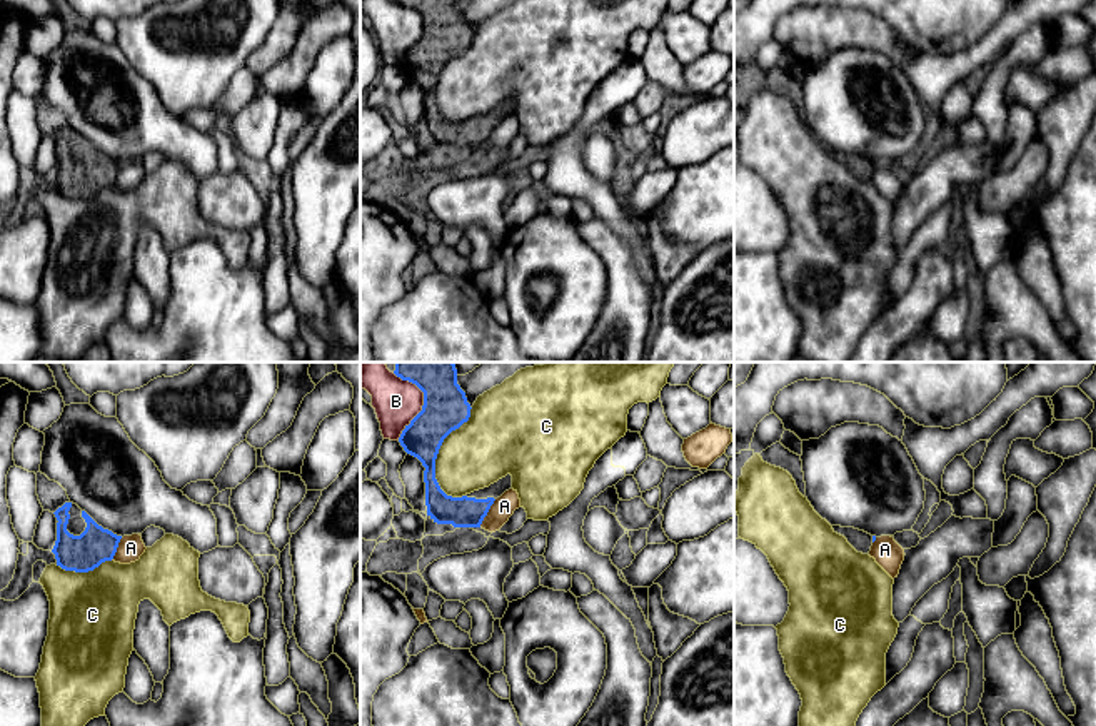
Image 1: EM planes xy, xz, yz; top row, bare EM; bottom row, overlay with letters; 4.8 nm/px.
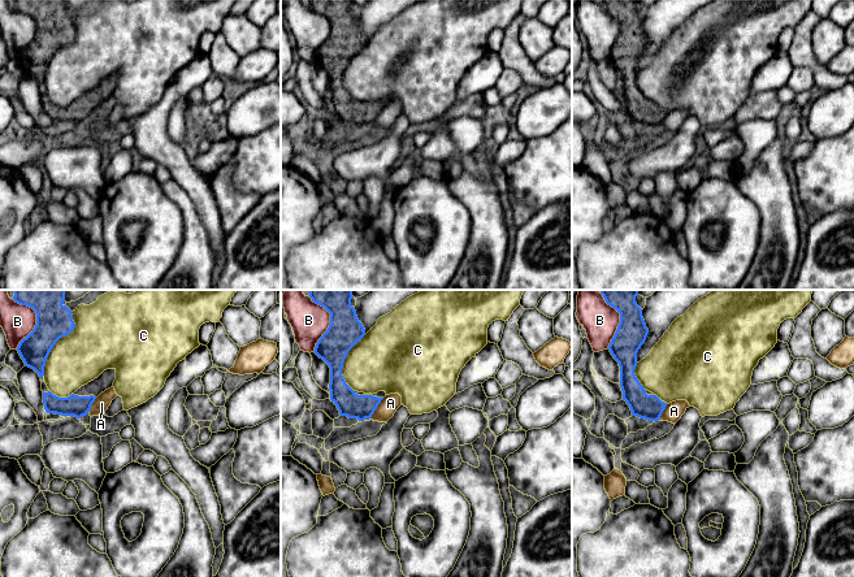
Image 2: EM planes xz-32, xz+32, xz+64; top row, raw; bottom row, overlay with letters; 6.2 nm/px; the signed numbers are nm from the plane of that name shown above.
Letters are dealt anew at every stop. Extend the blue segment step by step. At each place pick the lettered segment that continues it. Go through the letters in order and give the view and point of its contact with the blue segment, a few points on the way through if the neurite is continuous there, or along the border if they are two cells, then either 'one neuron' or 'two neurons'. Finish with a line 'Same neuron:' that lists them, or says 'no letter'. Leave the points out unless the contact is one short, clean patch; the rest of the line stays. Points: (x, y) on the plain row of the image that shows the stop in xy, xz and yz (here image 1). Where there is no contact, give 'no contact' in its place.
A: xz (487, 137) | along xz (496, 126), (479, 152) | two neurons
B: xz (424, 29) | along xz (394, 0), (411, 7), (422, 19), (422, 35), (397, 65) | two neurons
C: xz (437, 79) | two neurons
Same neuron: no letter

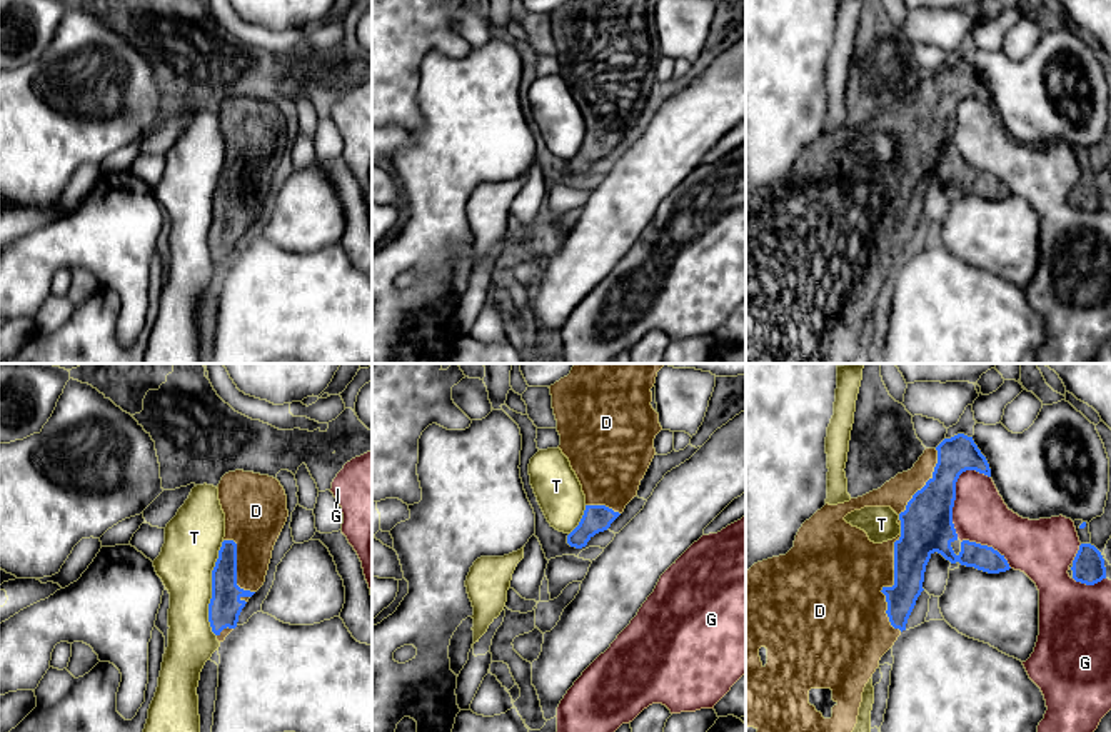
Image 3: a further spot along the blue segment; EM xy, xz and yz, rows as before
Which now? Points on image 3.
D: yz (893, 212) | one neuron
G: yz (955, 125) | two neurons
T: xy (212, 215) | two neurons
Same neuron: D

